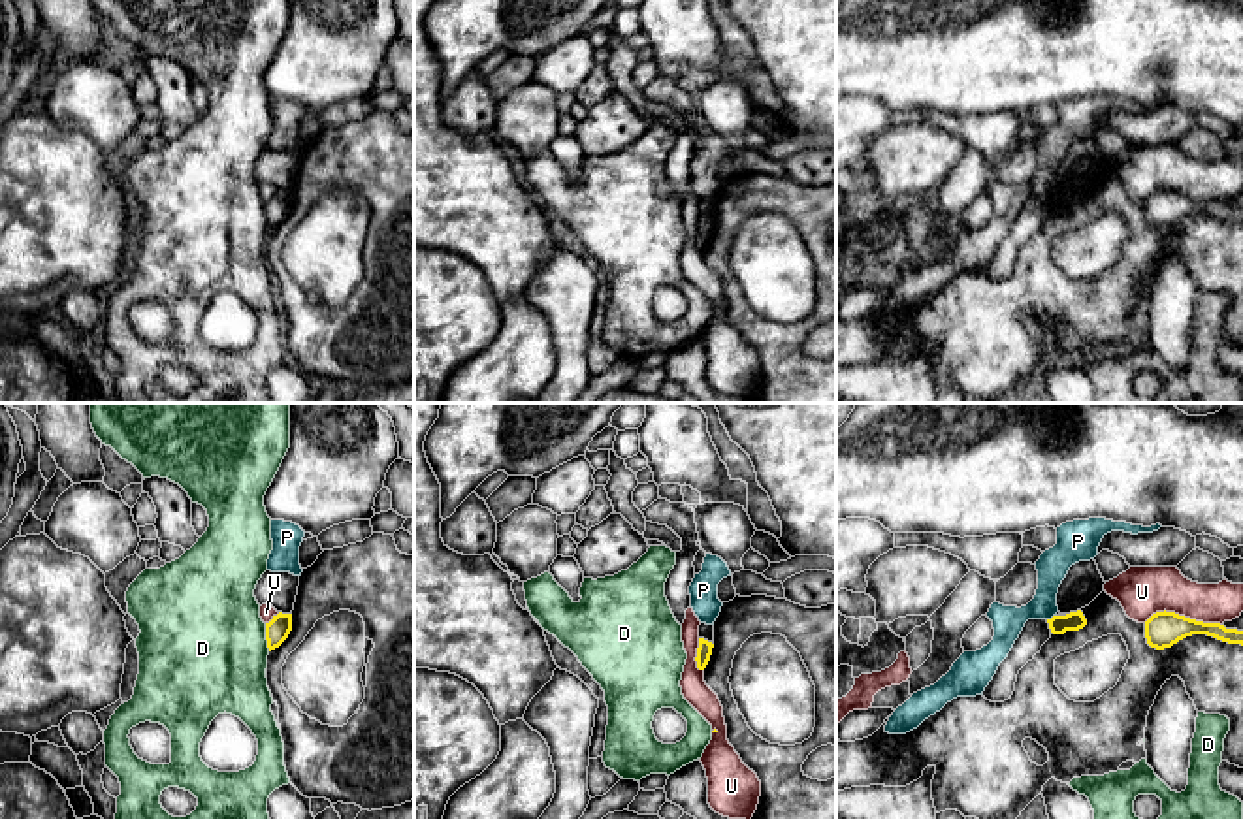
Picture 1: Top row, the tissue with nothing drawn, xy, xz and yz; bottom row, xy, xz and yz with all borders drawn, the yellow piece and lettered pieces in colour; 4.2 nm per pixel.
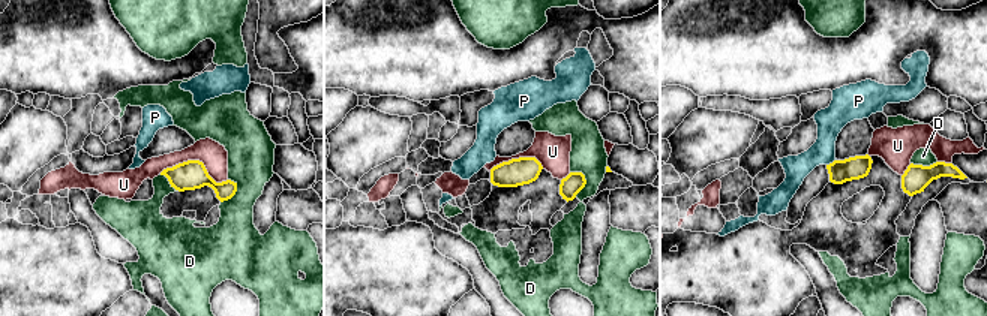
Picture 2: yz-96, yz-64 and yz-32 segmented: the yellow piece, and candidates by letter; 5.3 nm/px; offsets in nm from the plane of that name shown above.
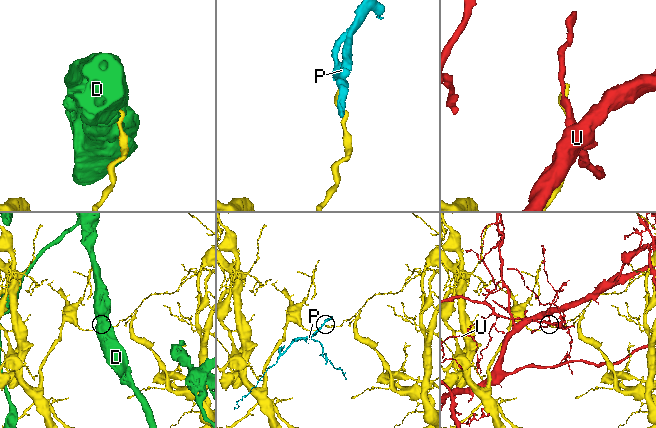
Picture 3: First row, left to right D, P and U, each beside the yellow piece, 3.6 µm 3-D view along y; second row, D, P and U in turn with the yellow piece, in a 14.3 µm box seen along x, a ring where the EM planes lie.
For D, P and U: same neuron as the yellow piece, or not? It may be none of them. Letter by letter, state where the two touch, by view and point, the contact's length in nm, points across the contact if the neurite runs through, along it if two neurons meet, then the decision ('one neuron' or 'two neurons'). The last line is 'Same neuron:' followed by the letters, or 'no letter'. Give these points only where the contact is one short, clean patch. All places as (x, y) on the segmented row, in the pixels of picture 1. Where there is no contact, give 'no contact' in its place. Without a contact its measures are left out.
D: contact xy (266, 637); length 120 nm; two neurons
P: contact yz (1053, 616); length 50 nm; border yz (1055, 614), (1048, 620); two neurons
U: contact yz (1183, 616); length 340 nm; two neurons
Same neuron: no letter

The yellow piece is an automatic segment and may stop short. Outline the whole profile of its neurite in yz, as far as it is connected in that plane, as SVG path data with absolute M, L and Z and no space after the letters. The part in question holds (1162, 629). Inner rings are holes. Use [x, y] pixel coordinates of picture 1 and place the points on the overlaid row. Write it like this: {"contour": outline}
{"contour": "M1156 612L1145 621L1145 638L1151 648L1171 648L1192 634L1207 634L1228 644L1243 646L1243 631L1226 629L1220 623L1203 623L1175 612Z"}

